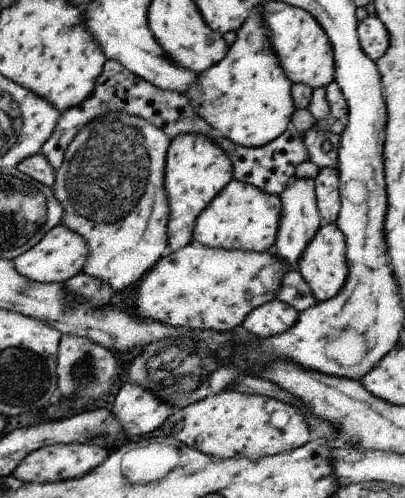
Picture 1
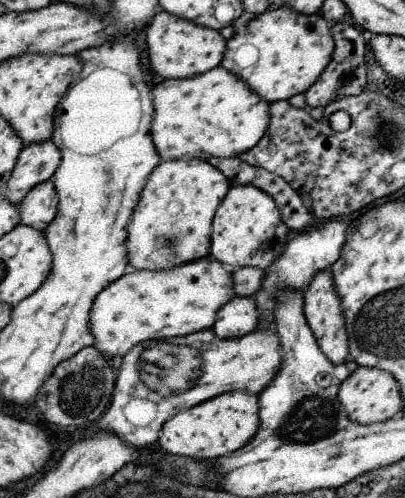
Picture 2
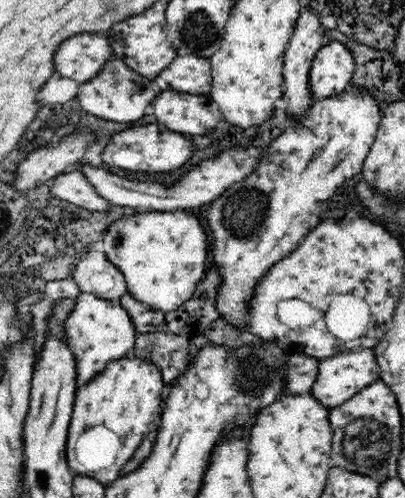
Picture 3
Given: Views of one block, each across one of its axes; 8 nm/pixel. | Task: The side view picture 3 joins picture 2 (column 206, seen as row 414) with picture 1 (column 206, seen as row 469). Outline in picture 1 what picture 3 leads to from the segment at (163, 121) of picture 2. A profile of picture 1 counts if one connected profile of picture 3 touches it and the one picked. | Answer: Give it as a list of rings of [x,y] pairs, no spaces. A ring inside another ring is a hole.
[[[259,2],[251,18],[241,26],[227,56],[203,74],[197,74],[197,80],[183,92],[195,114],[199,114],[215,134],[245,148],[267,146],[291,130],[291,114],[295,110],[297,82],[291,82],[283,68],[279,68],[259,10],[263,10],[263,2]]]

